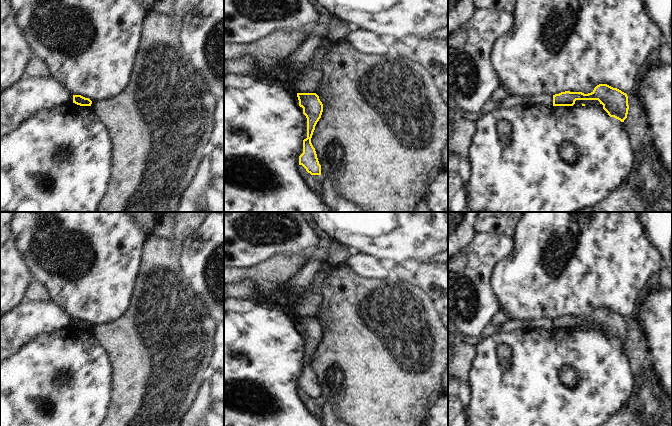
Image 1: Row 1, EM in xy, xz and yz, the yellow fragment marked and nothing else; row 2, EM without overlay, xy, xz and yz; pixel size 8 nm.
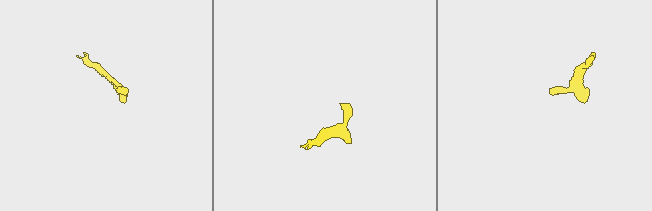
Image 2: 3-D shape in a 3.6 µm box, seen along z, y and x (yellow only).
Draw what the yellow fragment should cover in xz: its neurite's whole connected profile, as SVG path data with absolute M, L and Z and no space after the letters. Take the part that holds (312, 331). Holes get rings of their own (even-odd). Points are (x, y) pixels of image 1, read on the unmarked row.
M297 317L297 321L299 330L303 332L303 338L307 342L307 362L303 364L303 377L299 380L299 389L302 389L311 399L321 399L321 389L311 362L321 342L323 328L316 317Z

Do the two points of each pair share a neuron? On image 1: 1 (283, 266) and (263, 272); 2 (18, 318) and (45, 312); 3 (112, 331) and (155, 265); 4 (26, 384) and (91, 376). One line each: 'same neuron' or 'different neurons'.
1: same neuron
2: same neuron
3: same neuron
4: same neuron

